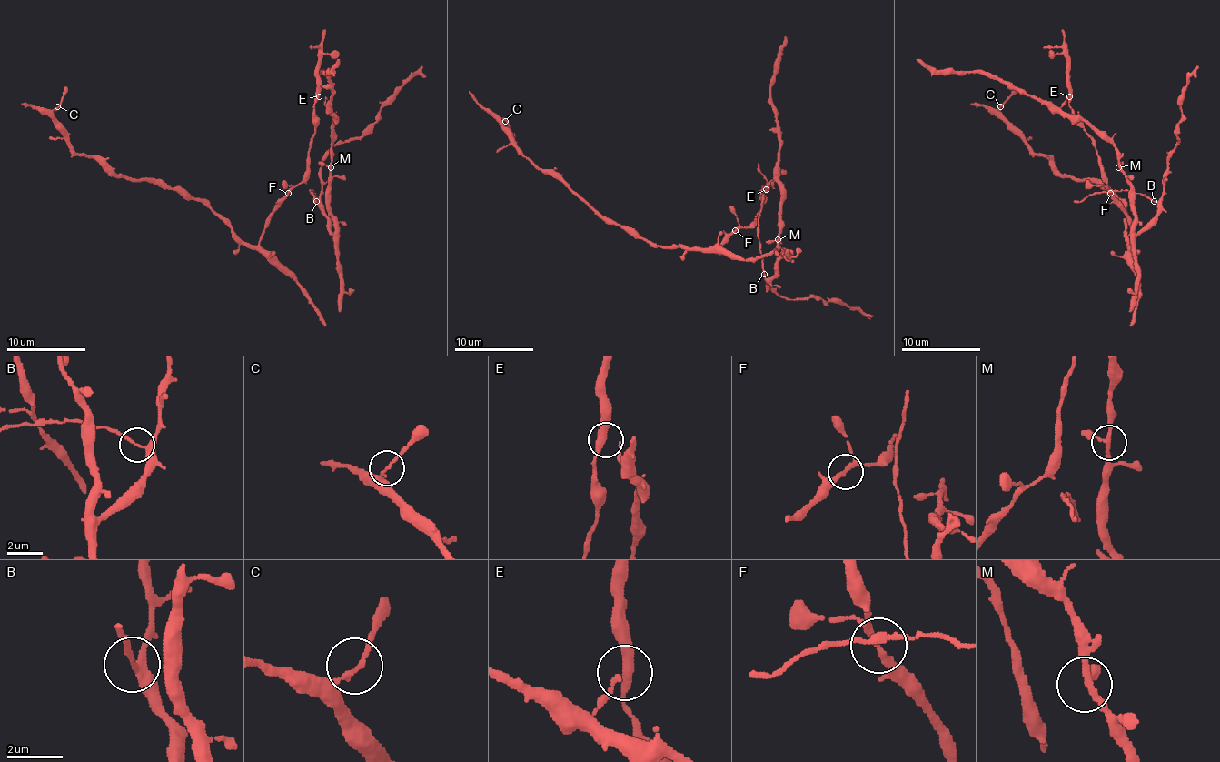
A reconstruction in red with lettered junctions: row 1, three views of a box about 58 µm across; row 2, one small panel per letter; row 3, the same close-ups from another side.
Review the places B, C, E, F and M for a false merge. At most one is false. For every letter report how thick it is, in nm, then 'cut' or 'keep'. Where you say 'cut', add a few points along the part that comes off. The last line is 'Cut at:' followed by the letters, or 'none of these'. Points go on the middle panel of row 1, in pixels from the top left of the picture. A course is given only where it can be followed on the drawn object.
B: calibre 150 nm; cut; course (764, 275), (758, 239), (758, 215), (764, 194)
C: calibre 150 nm; keep
E: calibre 320 nm; keep
F: calibre 200 nm; keep
M: calibre 190 nm; keep
Cut at: B

